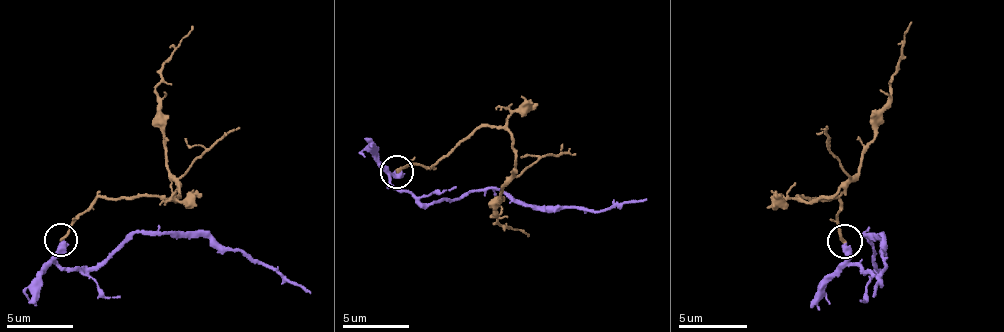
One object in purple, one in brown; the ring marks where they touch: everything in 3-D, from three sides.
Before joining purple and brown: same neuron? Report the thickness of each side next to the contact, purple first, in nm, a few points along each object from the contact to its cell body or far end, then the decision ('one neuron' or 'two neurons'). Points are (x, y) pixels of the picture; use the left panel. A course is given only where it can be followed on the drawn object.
500/200 nm | purple via (61, 240), (61, 250), (55, 260), (61, 266), (101, 266), (134, 233), (214, 237), (267, 263), (310, 293) | brown via (61, 240), (101, 197), (177, 197), (177, 180), (167, 170), (164, 114), (157, 101), (161, 68), (194, 25) | two neurons

